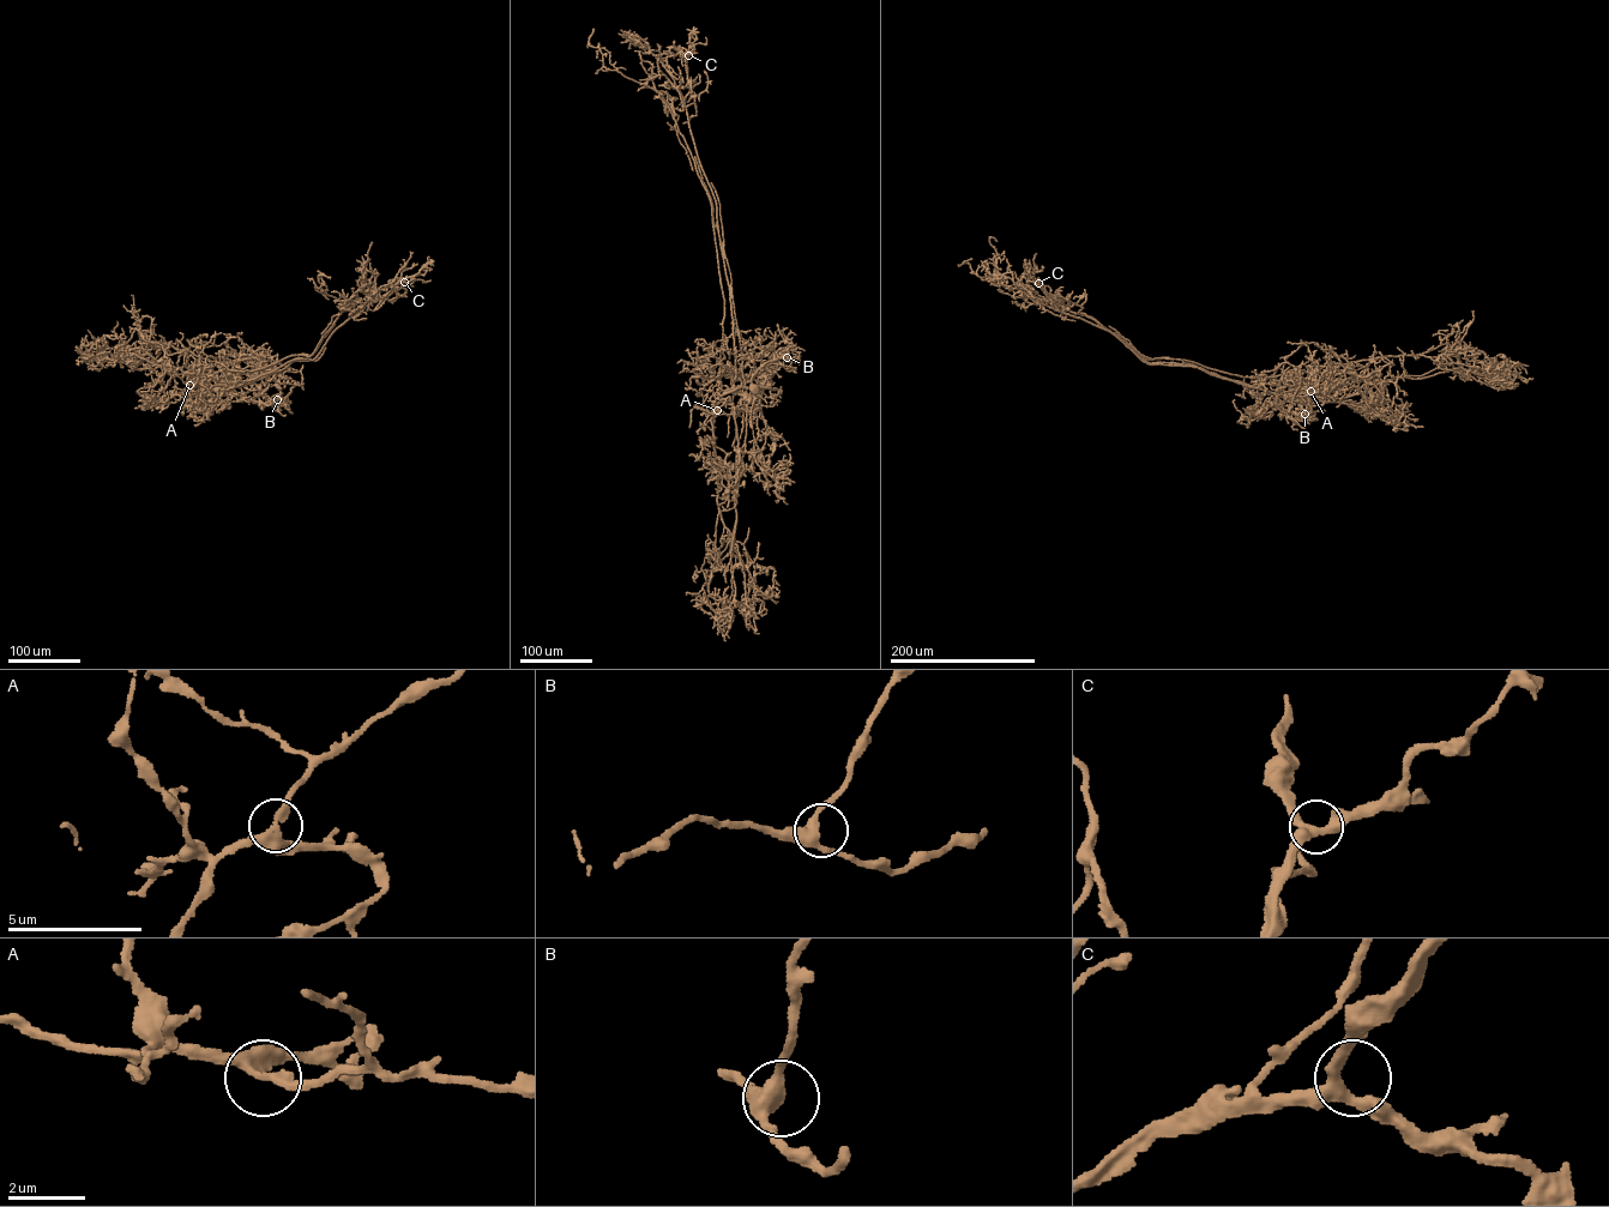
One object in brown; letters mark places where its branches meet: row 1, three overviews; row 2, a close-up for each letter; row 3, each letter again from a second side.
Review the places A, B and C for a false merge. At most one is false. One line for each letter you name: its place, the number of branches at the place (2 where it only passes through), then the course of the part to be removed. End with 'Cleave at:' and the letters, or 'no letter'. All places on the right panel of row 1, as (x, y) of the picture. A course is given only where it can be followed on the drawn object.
Cleave at: no letter

